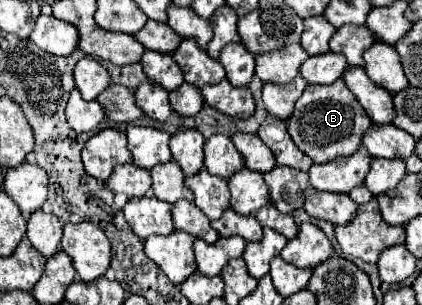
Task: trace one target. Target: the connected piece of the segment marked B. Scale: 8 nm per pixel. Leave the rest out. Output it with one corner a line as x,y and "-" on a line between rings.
337,79
331,85
307,85
295,103
293,115
287,119
287,129
295,145
315,163
327,163
339,155
353,155
369,125
371,119
343,79

